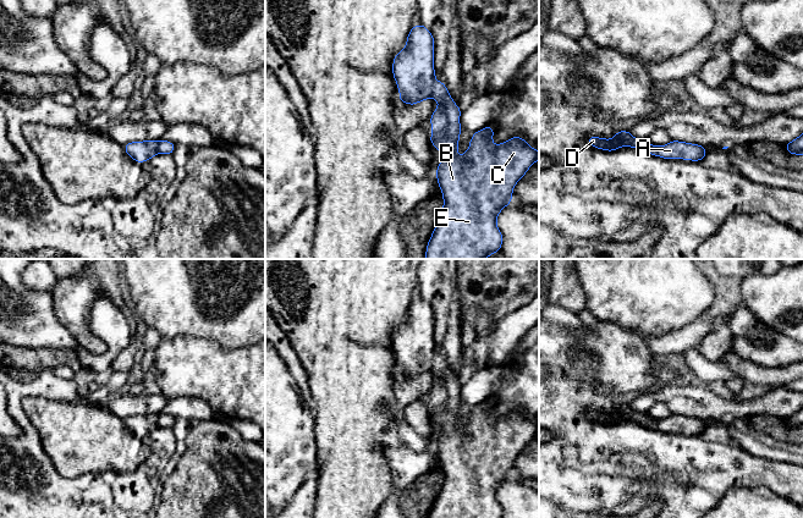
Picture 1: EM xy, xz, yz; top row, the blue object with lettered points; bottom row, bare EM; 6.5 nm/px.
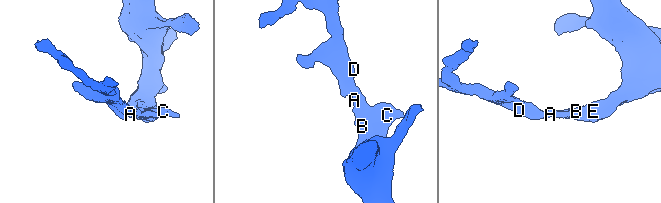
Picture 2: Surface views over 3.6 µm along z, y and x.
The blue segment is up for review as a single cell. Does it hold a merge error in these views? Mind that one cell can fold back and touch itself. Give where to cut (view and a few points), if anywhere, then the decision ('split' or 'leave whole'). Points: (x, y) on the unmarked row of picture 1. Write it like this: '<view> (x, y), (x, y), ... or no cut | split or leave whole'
no cut | leave whole

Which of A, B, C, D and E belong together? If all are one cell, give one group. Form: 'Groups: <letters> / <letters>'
Groups: A B C D E

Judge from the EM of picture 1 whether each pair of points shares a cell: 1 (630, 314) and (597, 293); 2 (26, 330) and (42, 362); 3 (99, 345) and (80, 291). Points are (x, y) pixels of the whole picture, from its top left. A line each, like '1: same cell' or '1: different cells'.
1: same cell
2: different cells
3: same cell

